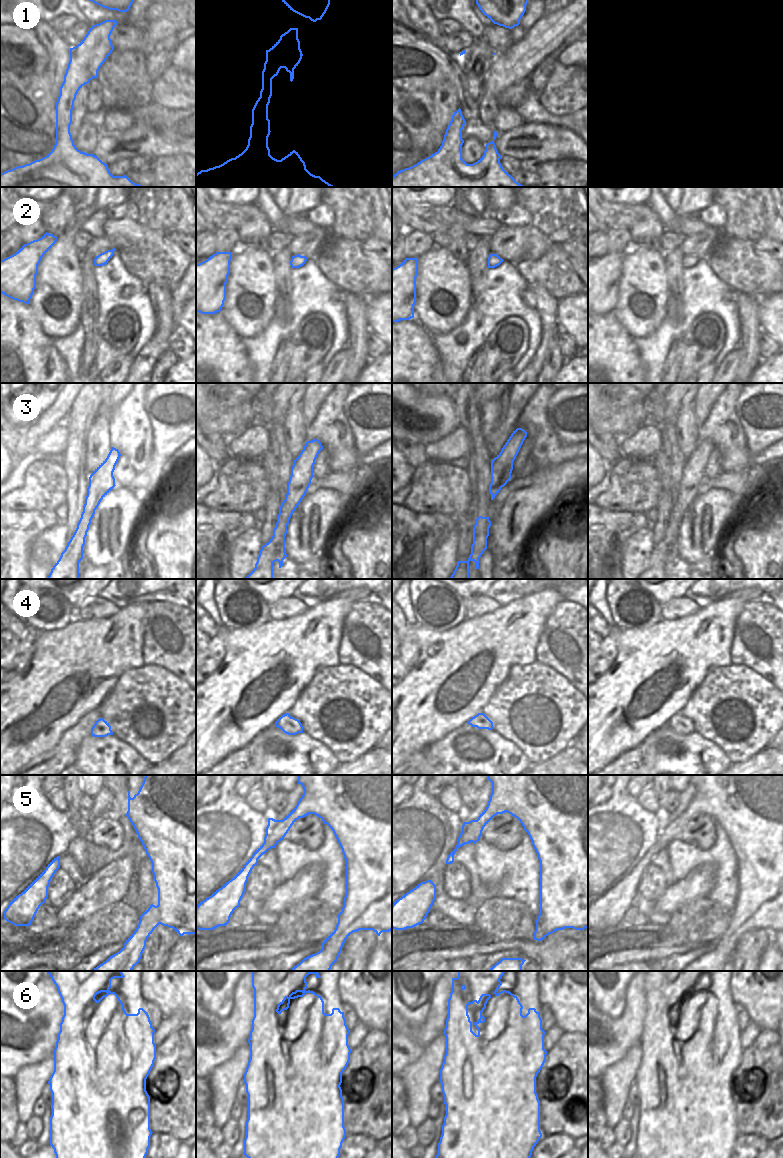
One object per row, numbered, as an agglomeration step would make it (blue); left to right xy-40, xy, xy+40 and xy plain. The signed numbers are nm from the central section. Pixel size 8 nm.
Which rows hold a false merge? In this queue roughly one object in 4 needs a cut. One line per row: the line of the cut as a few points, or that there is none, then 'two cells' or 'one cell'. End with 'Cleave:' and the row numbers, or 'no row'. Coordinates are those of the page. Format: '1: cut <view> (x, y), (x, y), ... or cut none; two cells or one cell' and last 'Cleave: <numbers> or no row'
1: cut none; one cell
2: cut none; one cell
3: cut none; one cell
4: cut xy (291, 717), (289, 719), (290, 723), (283, 724), (280, 728); two cells
5: cut none; one cell
6: cut none; one cell
Cleave: 4

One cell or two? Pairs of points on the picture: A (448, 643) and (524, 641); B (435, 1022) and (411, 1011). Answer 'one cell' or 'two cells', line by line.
A: one cell
B: two cells

